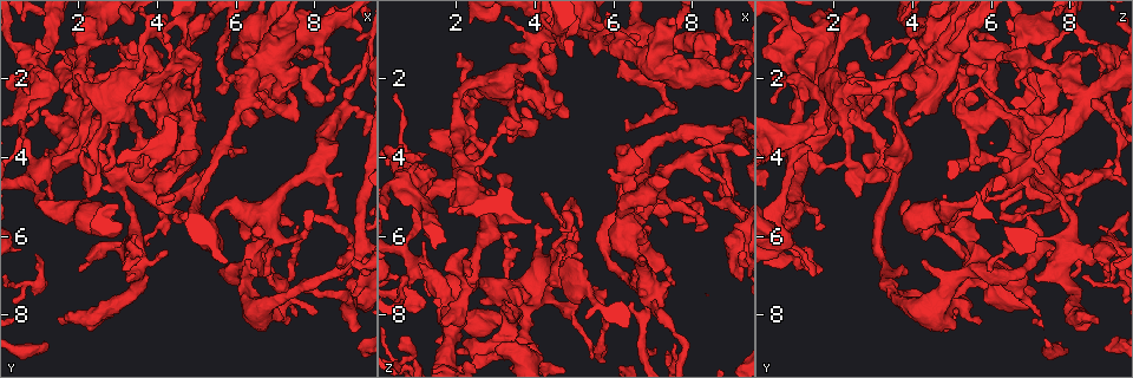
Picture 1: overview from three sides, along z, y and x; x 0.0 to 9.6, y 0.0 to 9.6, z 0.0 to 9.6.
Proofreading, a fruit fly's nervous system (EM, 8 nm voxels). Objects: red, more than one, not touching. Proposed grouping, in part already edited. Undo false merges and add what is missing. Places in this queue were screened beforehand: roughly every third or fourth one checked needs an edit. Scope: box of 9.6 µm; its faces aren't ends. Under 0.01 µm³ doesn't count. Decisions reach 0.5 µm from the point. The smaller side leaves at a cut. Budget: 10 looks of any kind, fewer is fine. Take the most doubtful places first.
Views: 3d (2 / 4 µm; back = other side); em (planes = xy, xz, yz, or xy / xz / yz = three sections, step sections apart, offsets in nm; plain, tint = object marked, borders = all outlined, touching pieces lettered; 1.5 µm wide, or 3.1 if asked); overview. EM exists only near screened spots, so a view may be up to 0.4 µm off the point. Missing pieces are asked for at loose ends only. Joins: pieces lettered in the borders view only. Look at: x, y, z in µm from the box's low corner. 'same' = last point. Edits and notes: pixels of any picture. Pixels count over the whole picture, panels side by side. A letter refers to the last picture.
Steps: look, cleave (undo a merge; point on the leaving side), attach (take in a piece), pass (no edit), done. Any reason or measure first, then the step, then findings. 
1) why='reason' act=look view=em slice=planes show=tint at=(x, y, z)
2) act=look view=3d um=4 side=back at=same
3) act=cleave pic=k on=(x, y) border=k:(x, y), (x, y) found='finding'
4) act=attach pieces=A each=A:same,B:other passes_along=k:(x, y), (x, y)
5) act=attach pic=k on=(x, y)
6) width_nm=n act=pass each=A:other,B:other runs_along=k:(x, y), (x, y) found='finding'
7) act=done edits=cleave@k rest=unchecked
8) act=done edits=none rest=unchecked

why='sharp bend' act=look view=em slice=planes show=plain at=(4.20, 5.05, 6.00)

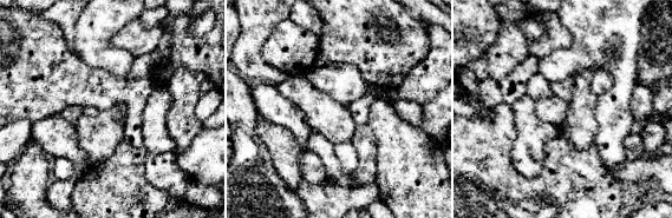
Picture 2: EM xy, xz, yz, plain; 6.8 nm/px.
act=look view=em slice=planes show=borders at=same

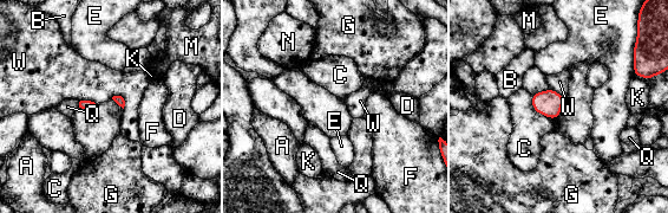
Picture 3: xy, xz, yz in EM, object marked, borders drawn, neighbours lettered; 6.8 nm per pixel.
act=pass each=A:other,B:other,C:other,D:other,E:other,F:other,G:other,K:other,M:other,N:other,Q:other,W:other found='continuous, no second neuron'

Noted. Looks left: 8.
why='a narrow waist' act=look view=em slice=xy step=8 show=tint at=(4.40, 3.45, 1.30)

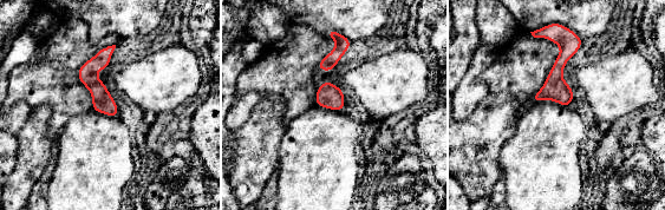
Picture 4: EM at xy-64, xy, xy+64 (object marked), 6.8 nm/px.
why='cut it another way' act=look view=em slice=planes show=borders at=same

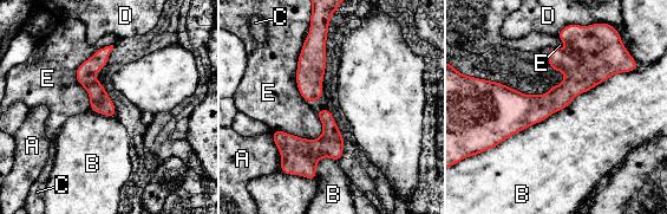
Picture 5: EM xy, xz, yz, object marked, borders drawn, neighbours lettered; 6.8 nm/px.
longest_contact=B:1100nm act=pass each=A:other,B:other,C:other,D:other,E:other border=5:(621, 71), (481, 154) found='one neuron here'

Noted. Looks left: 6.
why='a fork' act=look view=3d um=4 at=(7.80, 7.35, 3.45)

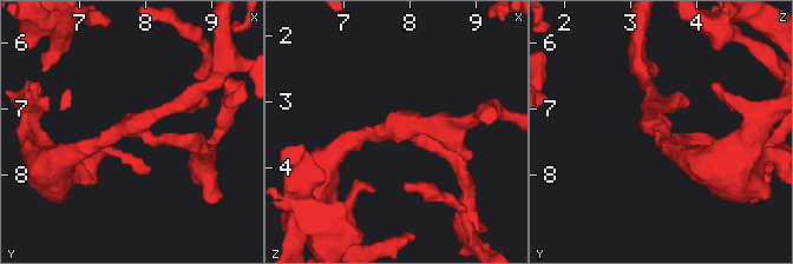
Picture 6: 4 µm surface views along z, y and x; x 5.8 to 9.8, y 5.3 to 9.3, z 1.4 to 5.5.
arms=3 arm_widths_nm=220,220,220 why='now the EM' act=look view=em slice=xz step=4 show=tint at=(7.85, 7.30, 3.45)

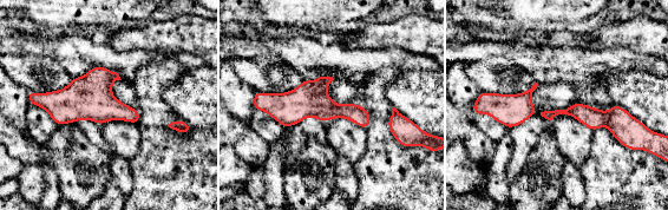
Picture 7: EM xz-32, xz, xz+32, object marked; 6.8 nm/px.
why='another direction' act=look view=em slice=xy step=8 show=borders at=same

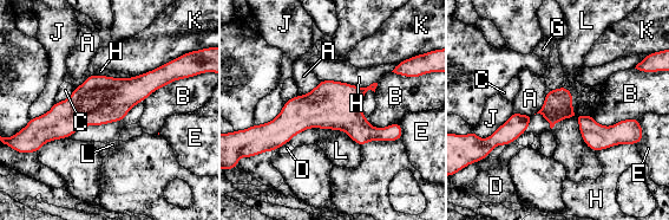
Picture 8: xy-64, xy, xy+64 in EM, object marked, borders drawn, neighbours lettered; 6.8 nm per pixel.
width_nm=190 act=pass each=A:other,B:other,C:other,D:other,E:other,G:other,H:other,J:other,K:other,L:other runs_along=8:(169, 78), (37, 123) found='one neuron here'

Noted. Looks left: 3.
why='free end' act=look view=3d um=4 at=(9.00, 8.40, 4.75)

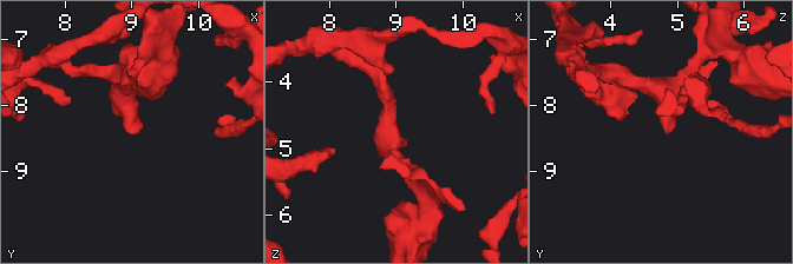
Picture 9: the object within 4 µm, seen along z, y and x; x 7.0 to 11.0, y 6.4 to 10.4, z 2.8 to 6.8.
why='shape alone is not enough' act=look view=em slice=planes show=borders at=(9.05, 8.40, 4.85)

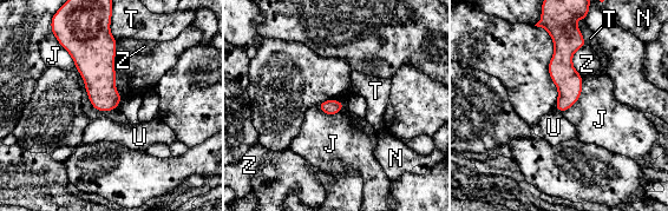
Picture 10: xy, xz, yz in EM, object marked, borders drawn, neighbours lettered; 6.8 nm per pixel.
act=pass each=J:other,N:other,T:other,U:other,Z:other border=10:(59, 43), (90, 104), (115, 110) found='no lettered piece goes on from it'

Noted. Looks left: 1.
act=done edits=none rest=unchecked

